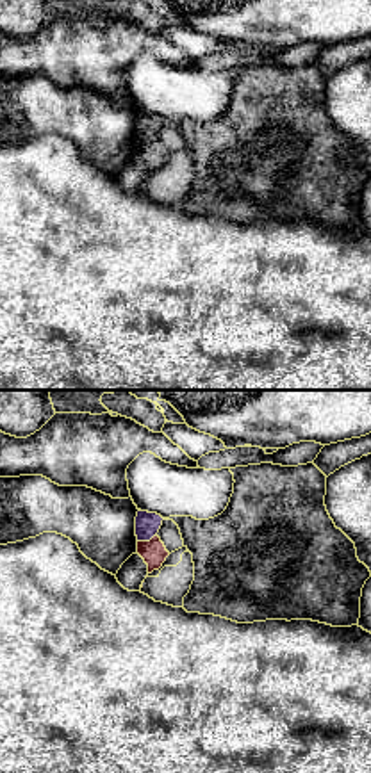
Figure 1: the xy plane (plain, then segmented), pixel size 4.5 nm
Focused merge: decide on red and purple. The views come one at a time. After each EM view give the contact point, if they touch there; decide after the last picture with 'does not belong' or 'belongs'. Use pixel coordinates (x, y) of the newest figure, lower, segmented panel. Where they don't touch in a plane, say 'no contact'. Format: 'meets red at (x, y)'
meets red at (147, 542)

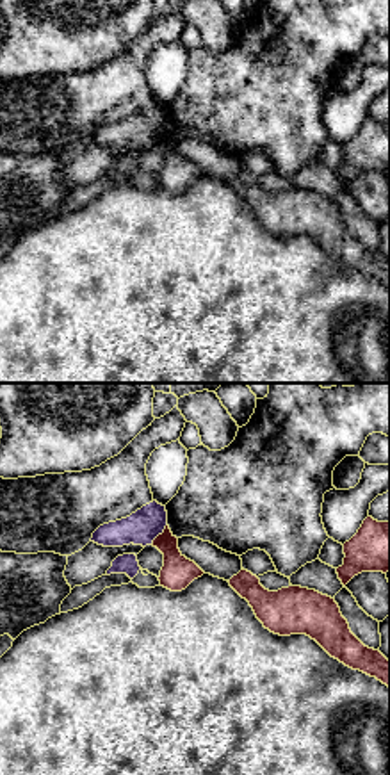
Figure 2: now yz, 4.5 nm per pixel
meets red at (159, 535)

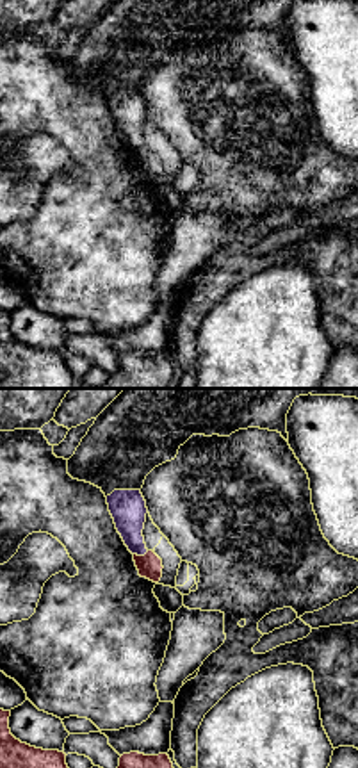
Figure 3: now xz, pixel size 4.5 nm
meets red at (141, 556)

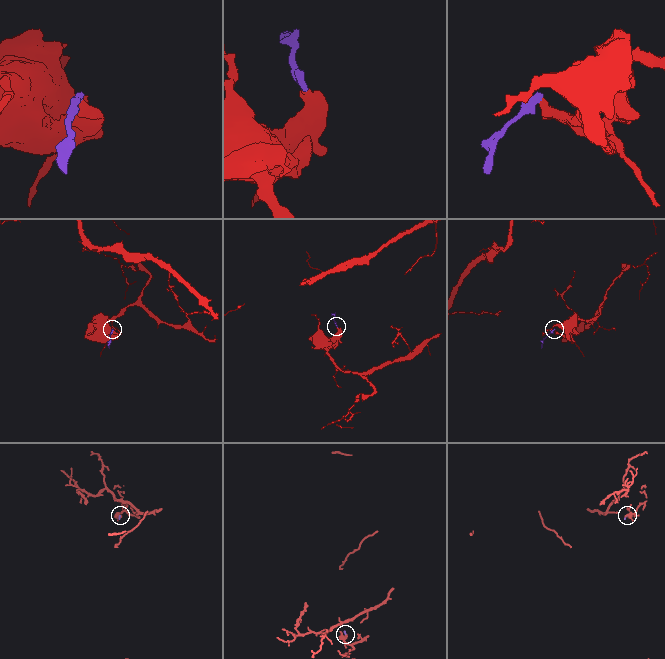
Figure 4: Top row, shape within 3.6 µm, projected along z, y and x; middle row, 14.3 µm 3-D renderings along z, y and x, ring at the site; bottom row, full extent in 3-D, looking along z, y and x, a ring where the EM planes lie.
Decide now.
belongs

